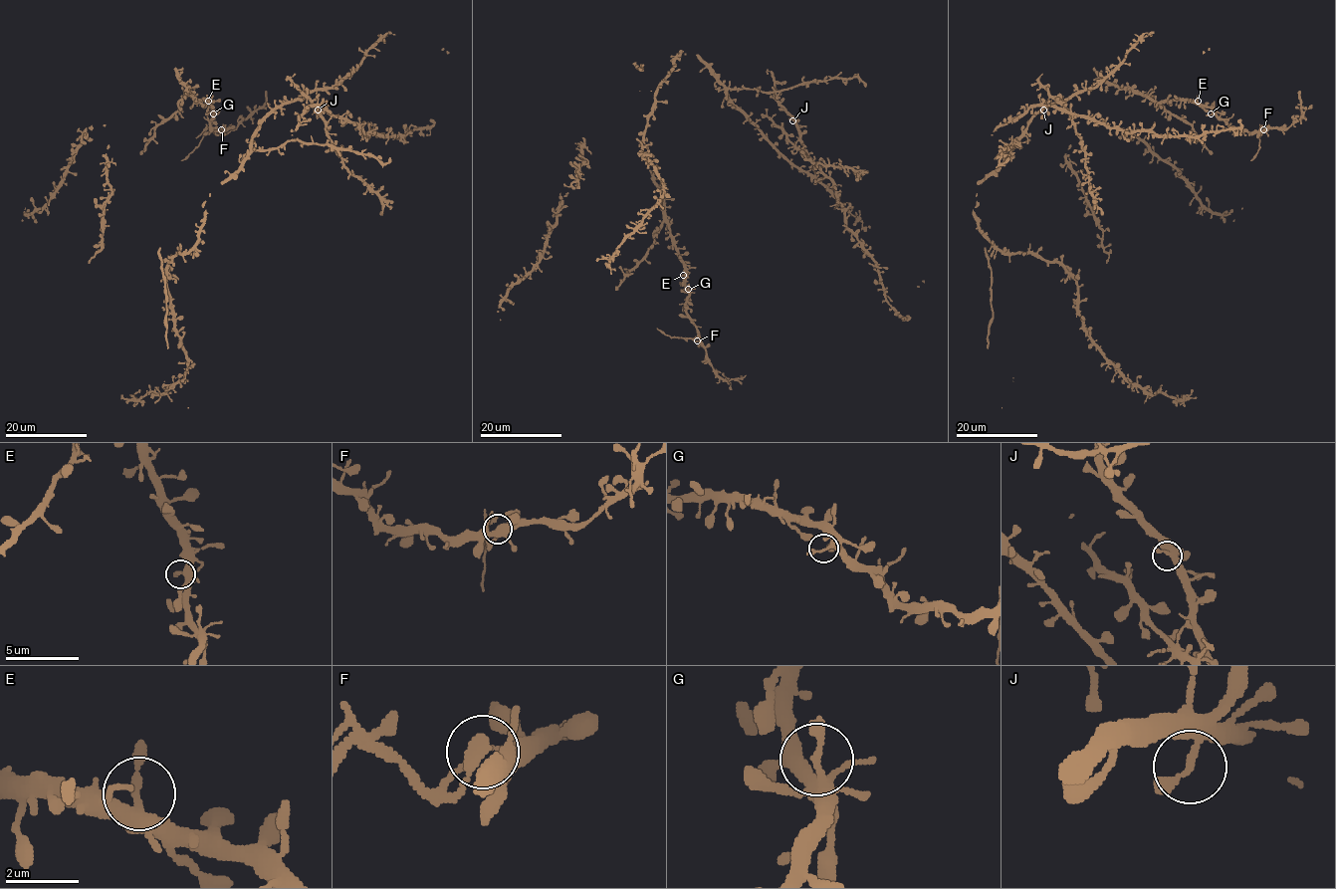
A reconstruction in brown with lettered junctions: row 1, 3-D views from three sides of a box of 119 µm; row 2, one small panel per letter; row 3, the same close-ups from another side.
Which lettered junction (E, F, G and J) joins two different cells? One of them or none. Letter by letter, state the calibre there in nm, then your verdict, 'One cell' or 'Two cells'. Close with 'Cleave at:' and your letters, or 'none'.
E: Thickness 260 nm. One cell
F: Thickness 200 nm. Two cells
G: Thickness 200 nm. One cell
J: Thickness 200 nm. One cell
Cleave at: F

